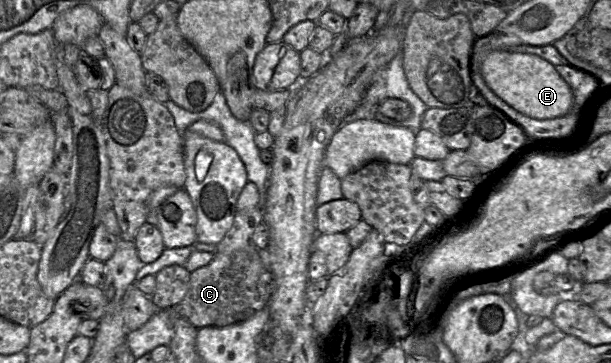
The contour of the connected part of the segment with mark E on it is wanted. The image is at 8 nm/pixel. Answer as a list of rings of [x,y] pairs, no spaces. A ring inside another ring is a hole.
[[[492,51],[484,58],[481,73],[487,86],[498,97],[530,118],[545,120],[561,117],[573,107],[574,96],[570,86],[554,65],[537,55]]]

